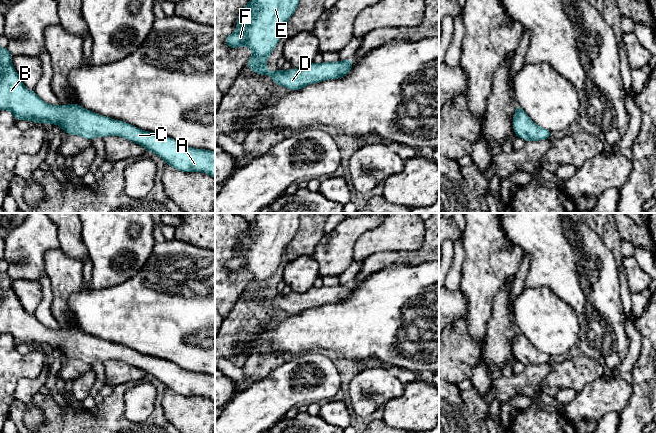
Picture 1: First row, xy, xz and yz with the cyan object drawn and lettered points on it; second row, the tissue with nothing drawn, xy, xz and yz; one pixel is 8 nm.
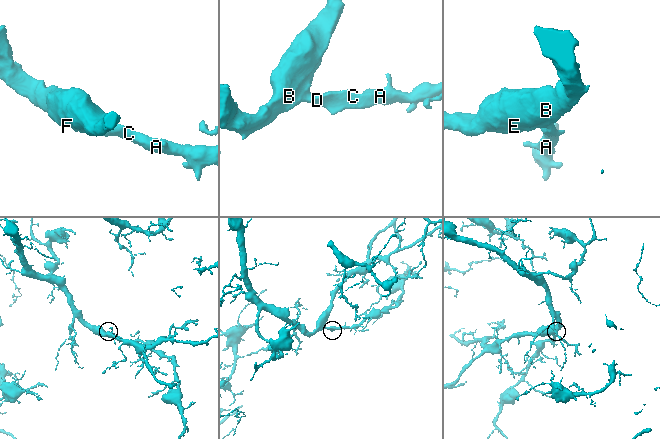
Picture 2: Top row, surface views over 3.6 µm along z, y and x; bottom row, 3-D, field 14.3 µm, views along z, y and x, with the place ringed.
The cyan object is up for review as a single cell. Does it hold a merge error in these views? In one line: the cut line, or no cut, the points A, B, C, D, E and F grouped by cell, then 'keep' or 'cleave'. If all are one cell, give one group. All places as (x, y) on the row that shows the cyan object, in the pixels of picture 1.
cut none; groups A B C D E F; keep

